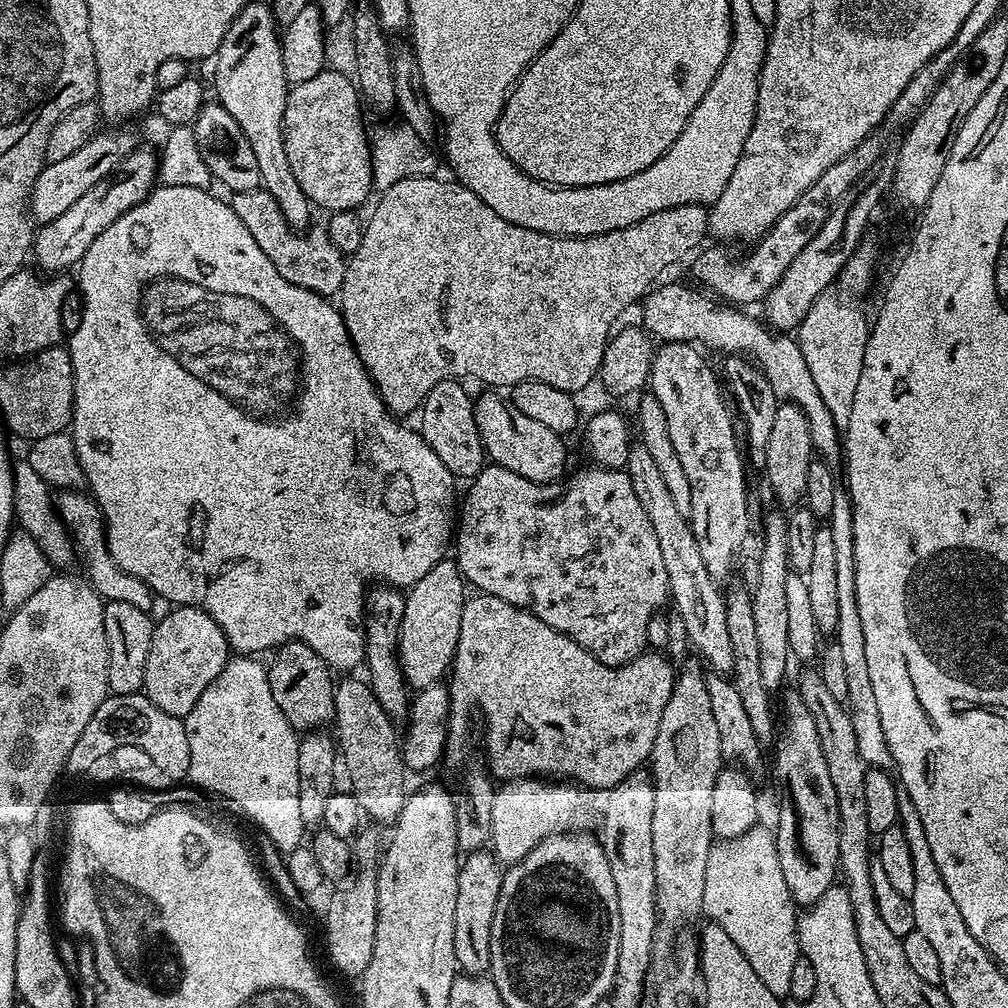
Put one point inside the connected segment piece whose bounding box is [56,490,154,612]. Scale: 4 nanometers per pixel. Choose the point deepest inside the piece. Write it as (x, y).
(81, 514)

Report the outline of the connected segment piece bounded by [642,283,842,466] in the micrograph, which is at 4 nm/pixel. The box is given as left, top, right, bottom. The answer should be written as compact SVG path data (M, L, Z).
M663 284L653 287L642 301L642 324L648 336L665 344L691 344L704 350L713 348L716 352L728 352L724 354L751 360L764 373L766 382L770 382L770 390L774 390L777 401L796 404L801 408L809 423L813 453L829 466L841 463L842 429L834 422L826 402L822 402L814 377L806 366L806 358L802 358L799 343L791 335L769 328L763 319L755 320L744 313L747 311L737 310L727 302L717 302L695 287Z

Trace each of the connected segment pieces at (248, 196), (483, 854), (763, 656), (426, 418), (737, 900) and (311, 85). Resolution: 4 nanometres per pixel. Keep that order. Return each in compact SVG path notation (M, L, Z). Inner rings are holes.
M262 187L249 192L237 192L231 197L230 203L234 214L238 214L238 218L242 218L242 226L246 226L246 230L250 230L254 242L258 242L258 246L262 246L266 258L270 258L270 262L274 262L278 274L282 274L282 278L286 278L286 282L294 282L294 286L302 286L306 290L329 298L335 297L339 293L344 281L343 271L323 272L320 269L320 259L332 260L337 259L338 256L327 235L320 234L316 240L316 248L308 248L307 242L302 238L304 236L293 231L292 227L287 224L286 218L283 217L278 202Z
M491 850L467 853L461 859L458 874L458 902L454 906L454 954L461 973L478 976L490 969L490 926L498 906L504 872Z
M783 511L780 512L772 512L764 520L764 545L758 553L758 586L751 589L762 686L766 686L771 694L779 693L785 687L783 684L788 676L790 661L790 626L786 610L786 578L790 574L787 554L788 517Z
M456 378L443 380L438 382L438 386L434 386L434 390L430 390L418 409L418 431L430 450L434 450L438 458L442 458L442 466L446 466L446 470L450 470L457 481L470 482L484 468L486 455L480 431L475 424L473 397L468 397L467 390L460 384L463 383Z
M763 826L748 828L740 836L732 836L729 840L717 839L710 850L710 858L706 858L706 890L704 891L703 915L711 923L722 926L746 960L754 969L754 974L761 978L766 988L775 996L784 998L790 994L791 975L794 974L794 962L802 955L800 943L796 937L798 905L792 899L786 886L786 878L782 878L782 866L778 863L776 837Z
M325 70L314 74L314 78L309 78L307 82L291 85L285 108L284 142L290 169L294 170L294 177L298 178L299 185L311 203L317 209L325 208L328 214L359 209L359 204L366 203L368 195L374 192L372 146L369 129L364 129L362 95L355 79L347 74Z

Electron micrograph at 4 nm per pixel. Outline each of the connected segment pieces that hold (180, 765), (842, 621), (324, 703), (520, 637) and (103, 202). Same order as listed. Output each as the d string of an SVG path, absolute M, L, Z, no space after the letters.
M143 691L121 696L108 695L94 710L94 718L86 722L86 730L82 730L78 742L74 742L74 750L70 750L66 768L75 774L84 764L92 764L100 752L108 752L108 748L116 748L116 744L144 744L156 760L160 760L160 768L168 768L168 776L179 776L182 782L189 779L190 770L190 738L186 738L186 726L179 716L166 714Z
M838 490L834 494L834 506L826 517L826 527L834 537L835 565L838 589L838 626L834 633L834 643L842 650L842 663L846 665L846 707L850 722L854 722L854 734L858 741L858 754L862 754L865 765L885 770L893 767L890 746L886 746L886 734L882 730L882 717L878 710L878 698L874 698L874 685L870 682L870 669L866 667L866 638L862 638L862 618L858 614L856 601L856 559L854 558L854 518L852 500L847 491Z
M297 640L281 644L271 656L272 661L267 661L266 664L270 690L274 693L274 702L278 702L278 710L286 714L286 722L290 722L290 726L297 730L320 730L331 725L336 715L336 707L332 693L334 676L327 662L314 654L310 646Z
M469 595L464 602L462 630L458 630L456 657L452 659L450 669L452 684L447 685L450 694L447 759L452 759L456 764L463 762L464 743L468 740L468 723L472 720L472 711L477 708L484 715L485 722L488 723L488 733L484 736L484 752L488 755L486 767L489 773L500 782L511 782L532 777L551 778L556 782L575 782L588 790L591 790L591 788L607 790L618 782L622 782L622 778L626 778L630 773L649 763L654 738L658 738L658 722L662 722L662 710L666 710L666 702L670 702L670 694L676 681L673 664L663 651L645 650L626 664L609 666L603 664L598 657L590 654L582 646L578 646L578 642L574 642L566 634L554 630L554 626L546 626L546 622L542 622L542 618L538 618L527 608L519 608L510 602L502 602L502 598L497 596L472 595Z
M144 146L137 147L136 150L127 157L112 172L107 179L98 182L92 186L82 198L78 198L78 202L74 202L74 206L70 206L70 210L65 210L63 214L58 214L58 218L54 218L54 222L43 225L35 233L34 243L31 255L36 256L35 267L44 274L64 274L69 270L75 269L82 257L86 254L86 250L90 250L90 242L94 242L94 238L98 238L98 234L102 234L102 230L106 230L106 226L110 226L110 222L118 222L118 218L126 210L130 210L134 206L138 206L138 202L142 202L149 194L152 193L154 185L158 180L158 156L155 151Z

